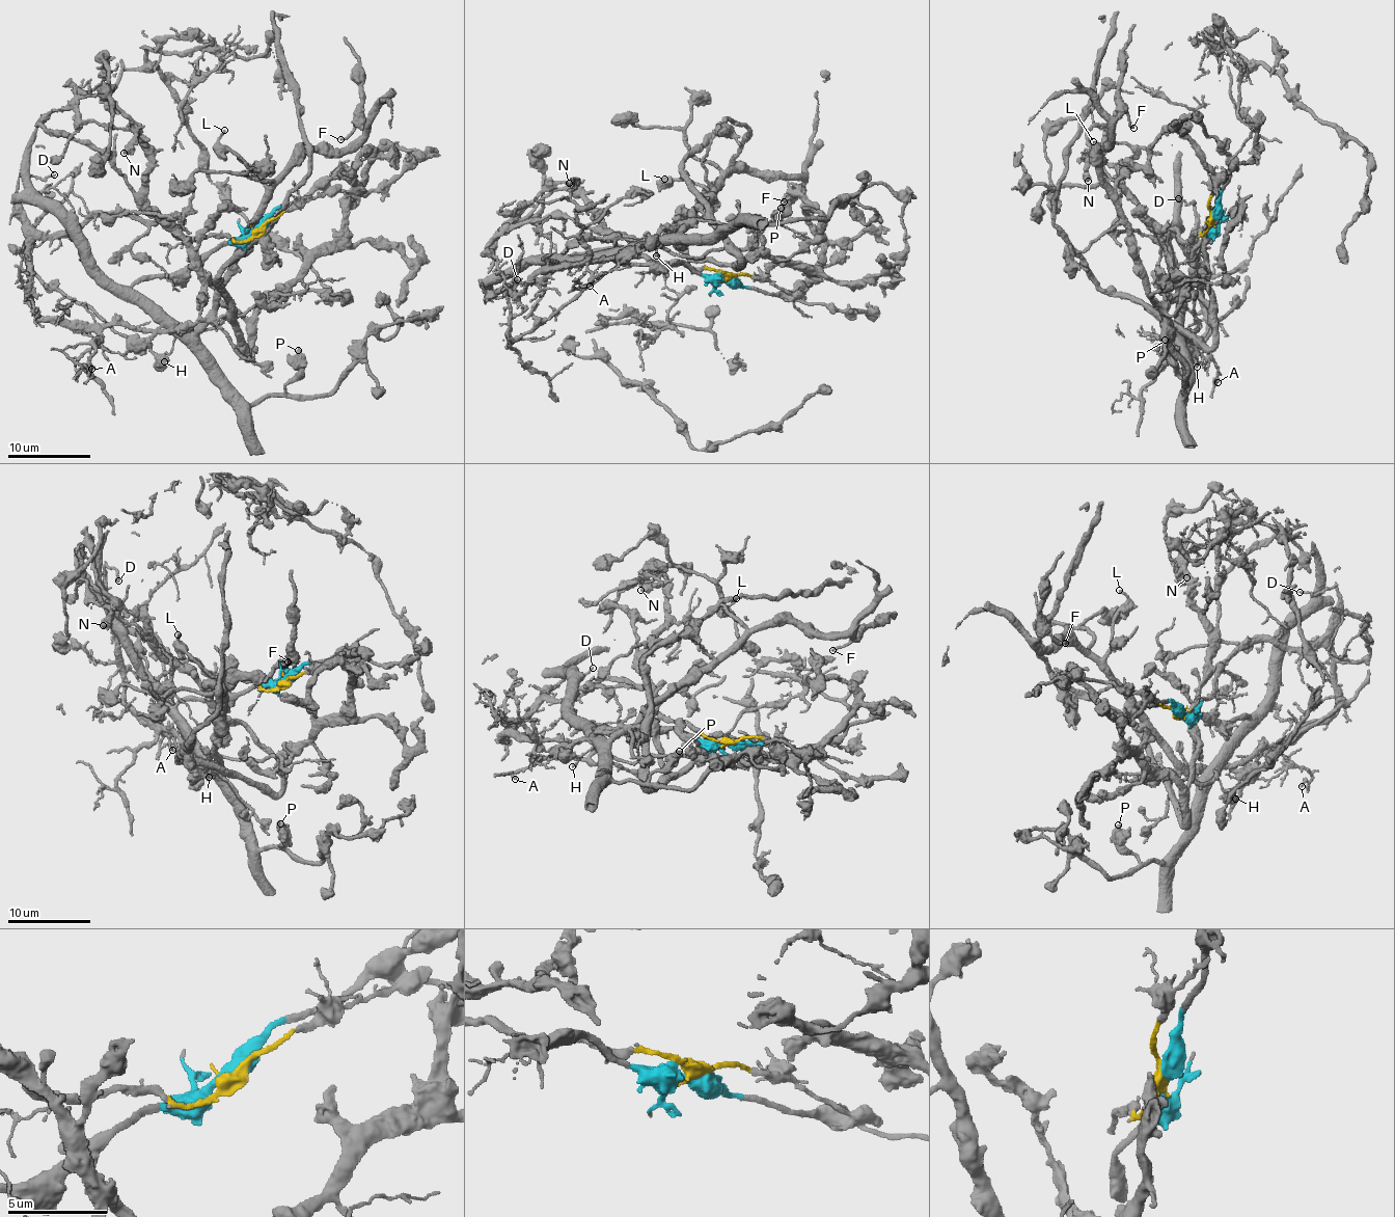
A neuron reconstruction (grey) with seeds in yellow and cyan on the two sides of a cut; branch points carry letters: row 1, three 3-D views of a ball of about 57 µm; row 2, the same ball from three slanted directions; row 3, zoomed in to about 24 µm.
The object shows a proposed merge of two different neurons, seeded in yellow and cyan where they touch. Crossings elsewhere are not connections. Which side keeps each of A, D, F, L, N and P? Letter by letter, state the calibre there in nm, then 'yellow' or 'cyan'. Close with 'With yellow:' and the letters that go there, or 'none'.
A: calibre 120 nm; yellow
D: calibre 130 nm; yellow
F: calibre 170 nm; cyan
L: calibre 160 nm; cyan
N: calibre 500 nm; yellow
P: calibre 460 nm; cyan
With yellow: A, D, N

